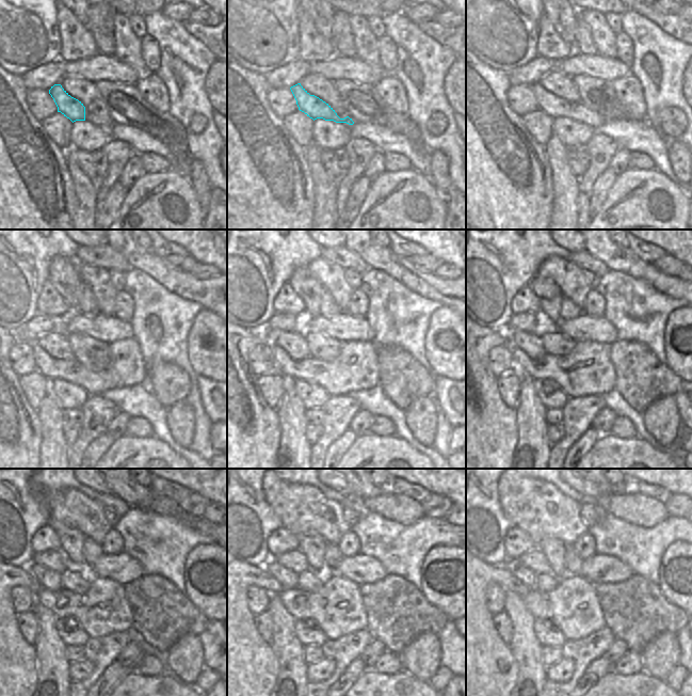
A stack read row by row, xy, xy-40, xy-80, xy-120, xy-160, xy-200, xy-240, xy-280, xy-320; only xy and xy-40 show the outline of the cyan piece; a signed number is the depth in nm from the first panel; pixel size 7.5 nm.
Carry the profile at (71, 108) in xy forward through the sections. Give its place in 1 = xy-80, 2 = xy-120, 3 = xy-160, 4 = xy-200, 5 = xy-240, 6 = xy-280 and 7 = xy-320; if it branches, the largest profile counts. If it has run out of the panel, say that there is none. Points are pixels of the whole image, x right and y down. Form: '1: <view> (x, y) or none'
1: xy-80 (554, 107)
2: xy-120 (126, 367)
3: xy-160 (355, 367)
4: xy-200 (586, 370)
5: xy-240 (103, 610)
6: xy-280 (337, 610)
7: xy-320 (573, 607)

